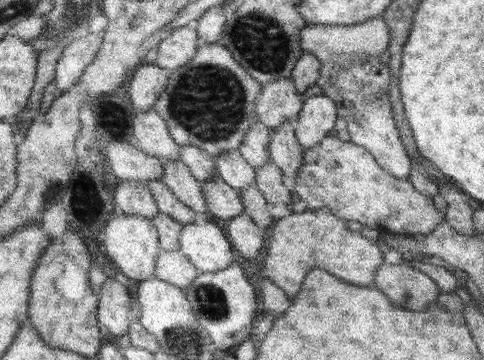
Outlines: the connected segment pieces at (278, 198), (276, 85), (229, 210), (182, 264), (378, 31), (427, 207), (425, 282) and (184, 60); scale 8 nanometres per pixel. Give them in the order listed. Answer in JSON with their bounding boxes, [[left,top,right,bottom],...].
[[255,162,290,205],[255,78,303,129],[202,172,244,221],[157,250,199,289],[300,16,390,64],[294,136,445,236],[375,263,440,312],[157,26,198,72]]

